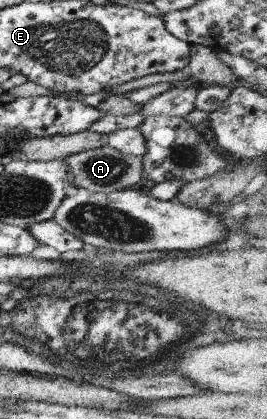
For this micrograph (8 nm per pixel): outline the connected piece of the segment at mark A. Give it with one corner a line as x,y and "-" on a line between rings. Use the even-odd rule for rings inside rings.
104,144
98,148
67,156
63,160
67,164
67,174
71,172
71,176
73,176
72,186
89,190
89,192
108,194
114,191
124,190
135,186
143,178
139,157
118,152

